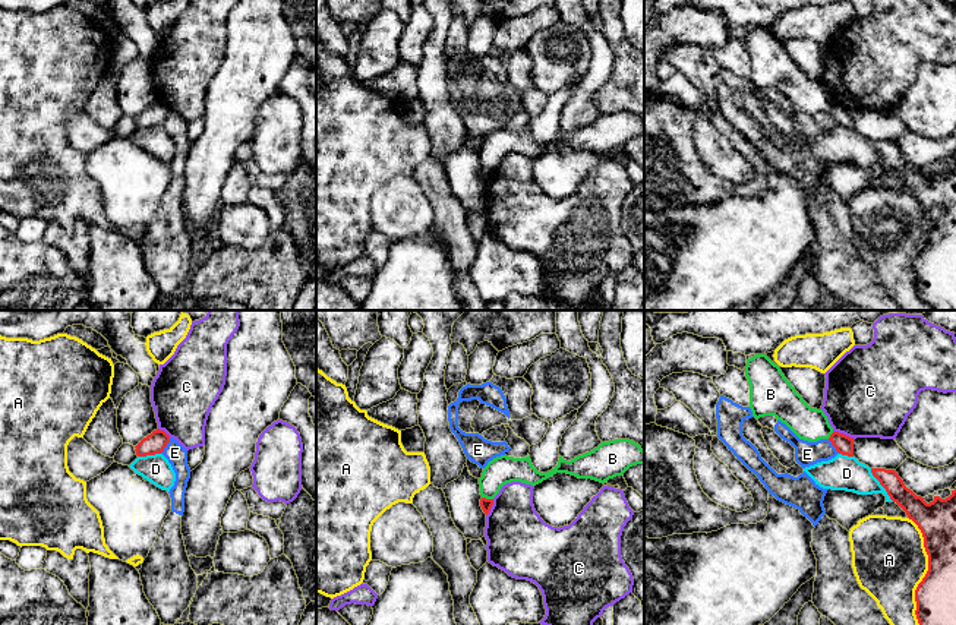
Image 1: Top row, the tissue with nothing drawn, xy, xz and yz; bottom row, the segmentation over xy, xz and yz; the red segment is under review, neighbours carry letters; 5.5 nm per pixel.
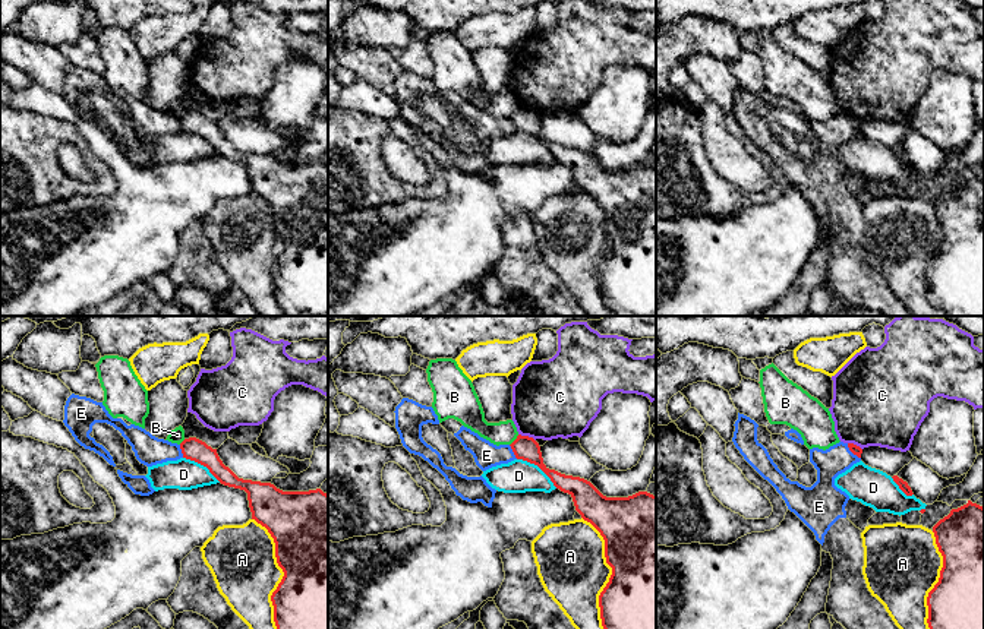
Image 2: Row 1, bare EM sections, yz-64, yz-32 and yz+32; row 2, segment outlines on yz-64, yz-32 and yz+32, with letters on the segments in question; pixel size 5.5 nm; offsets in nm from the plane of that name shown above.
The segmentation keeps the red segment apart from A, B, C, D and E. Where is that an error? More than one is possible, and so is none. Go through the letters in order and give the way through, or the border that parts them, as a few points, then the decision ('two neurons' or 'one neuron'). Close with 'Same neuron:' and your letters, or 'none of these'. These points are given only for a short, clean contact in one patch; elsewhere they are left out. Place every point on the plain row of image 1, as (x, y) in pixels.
A: two neurons
B: along xz (482, 169), (492, 171) | two neurons
C: along yz (833, 103), (854, 111) | two neurons
D: two neurons
E: along xy (170, 110), (160, 125) | two neurons
Same neuron: none of these

